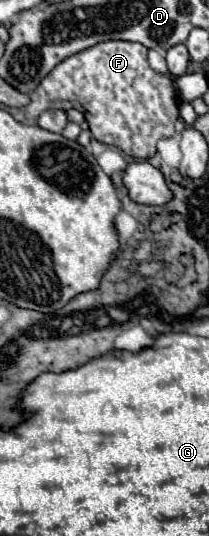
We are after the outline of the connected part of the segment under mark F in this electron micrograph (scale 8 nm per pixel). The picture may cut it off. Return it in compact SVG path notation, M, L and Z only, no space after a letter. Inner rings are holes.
M104 41L90 49L84 49L62 63L58 63L42 83L30 93L30 103L24 113L26 119L38 119L38 115L46 109L76 109L85 112L85 118L92 137L100 143L114 145L130 157L150 159L156 153L156 141L162 137L170 137L174 133L174 123L178 121L178 101L172 79L150 69L146 59L148 49L142 43L132 41Z

